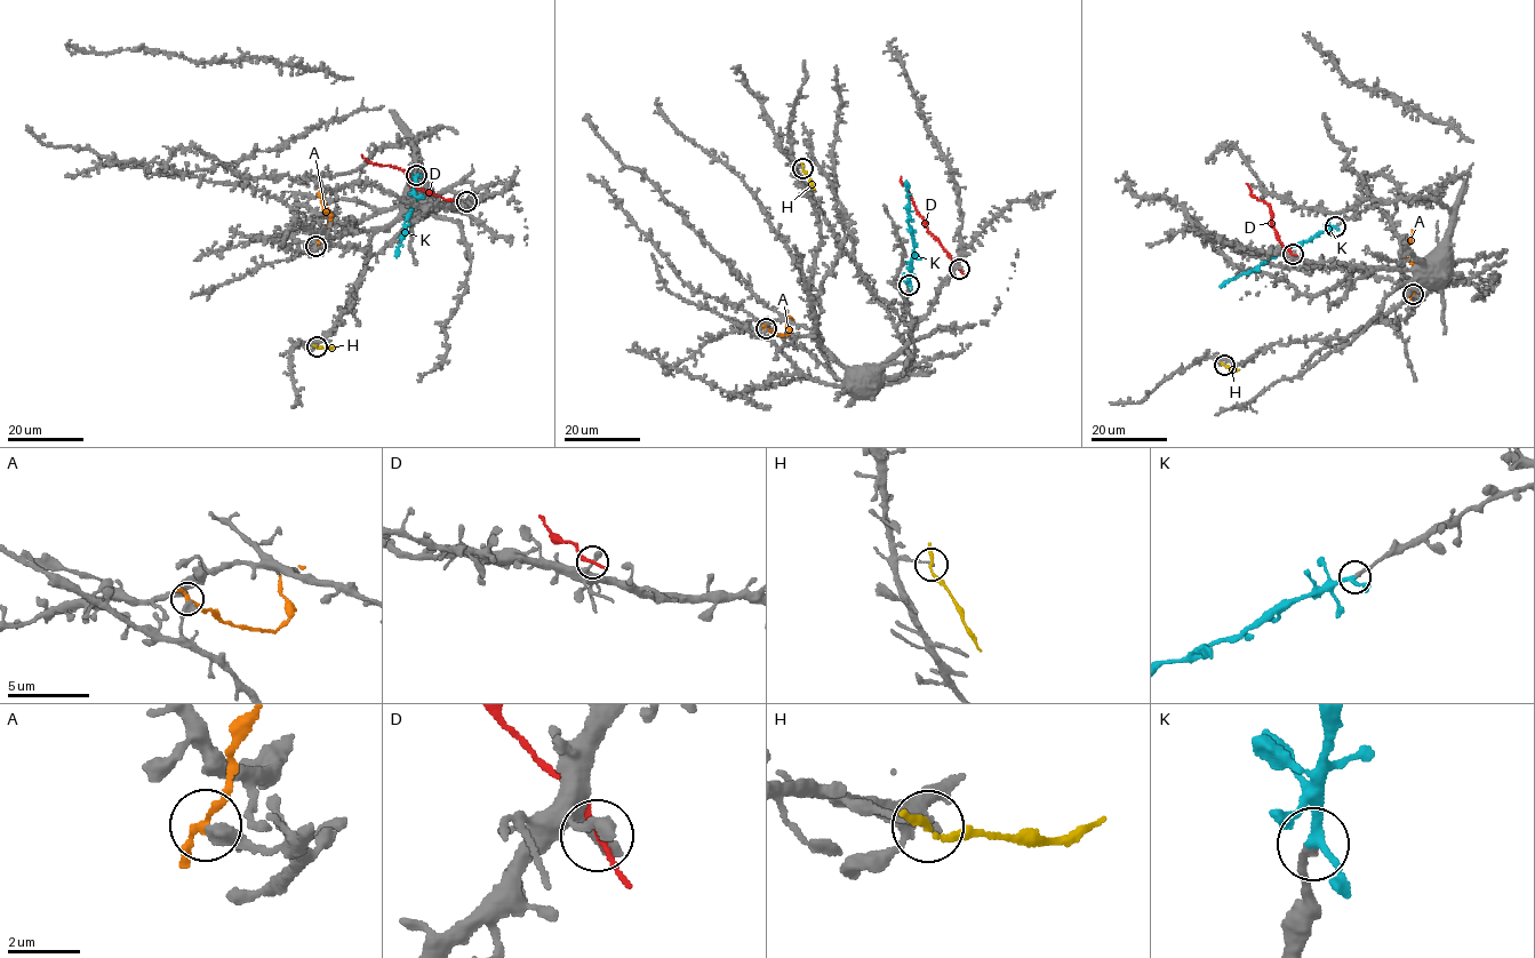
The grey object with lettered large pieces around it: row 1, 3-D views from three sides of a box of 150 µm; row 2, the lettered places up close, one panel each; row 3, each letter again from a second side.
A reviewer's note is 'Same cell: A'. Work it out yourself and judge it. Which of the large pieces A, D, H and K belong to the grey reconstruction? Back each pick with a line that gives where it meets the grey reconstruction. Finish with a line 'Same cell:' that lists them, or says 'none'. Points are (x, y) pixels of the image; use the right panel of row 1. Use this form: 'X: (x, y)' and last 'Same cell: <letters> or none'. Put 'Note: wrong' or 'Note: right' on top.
Note: wrong
K: (1335, 226)
Same cell: K

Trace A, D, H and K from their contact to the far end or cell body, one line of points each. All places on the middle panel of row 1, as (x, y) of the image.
A: (766, 327), (785, 335), (788, 319), (794, 320)
D: (960, 269), (929, 233), (900, 176)
H: (802, 168), (815, 189)
K: (909, 285), (914, 246), (908, 221), (906, 181)

